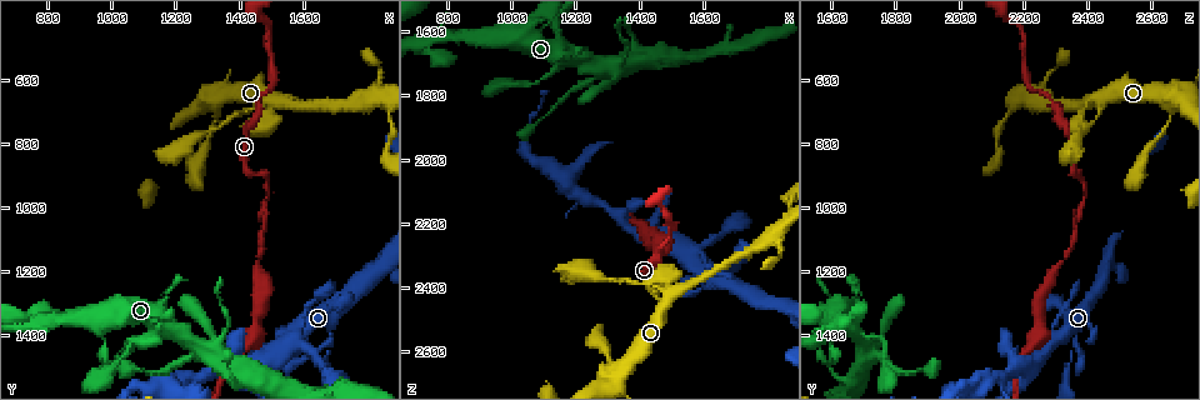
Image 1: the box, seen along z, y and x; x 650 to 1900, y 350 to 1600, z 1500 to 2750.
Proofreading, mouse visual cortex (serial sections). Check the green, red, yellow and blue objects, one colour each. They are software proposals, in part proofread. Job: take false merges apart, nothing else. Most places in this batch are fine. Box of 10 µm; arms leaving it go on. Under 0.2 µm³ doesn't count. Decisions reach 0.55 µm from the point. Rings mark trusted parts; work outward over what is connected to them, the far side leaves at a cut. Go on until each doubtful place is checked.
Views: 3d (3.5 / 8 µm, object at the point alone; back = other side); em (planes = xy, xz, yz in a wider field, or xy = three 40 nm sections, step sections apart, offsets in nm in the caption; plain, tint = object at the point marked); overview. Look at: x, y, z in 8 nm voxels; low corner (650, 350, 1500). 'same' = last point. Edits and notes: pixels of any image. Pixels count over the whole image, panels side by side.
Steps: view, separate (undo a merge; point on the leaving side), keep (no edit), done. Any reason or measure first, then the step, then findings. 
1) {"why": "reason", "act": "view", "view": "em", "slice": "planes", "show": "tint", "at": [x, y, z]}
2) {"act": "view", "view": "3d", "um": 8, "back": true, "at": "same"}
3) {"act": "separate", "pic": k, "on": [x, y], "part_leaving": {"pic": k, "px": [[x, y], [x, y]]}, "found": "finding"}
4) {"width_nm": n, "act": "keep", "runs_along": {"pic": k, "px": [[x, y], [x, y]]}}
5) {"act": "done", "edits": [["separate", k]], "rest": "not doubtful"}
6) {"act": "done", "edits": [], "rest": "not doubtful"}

{"why": "arms part here", "act": "view", "view": "3d", "um": 3.5, "at": [1500, 650, 2420]}

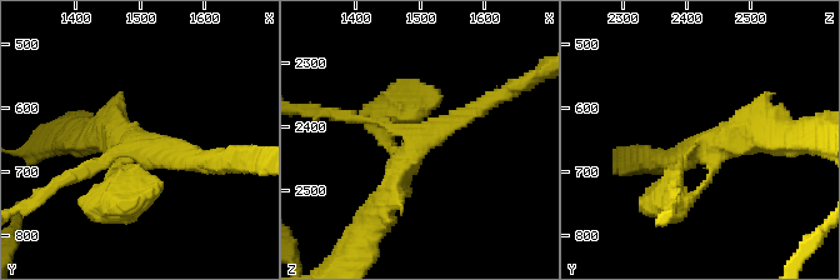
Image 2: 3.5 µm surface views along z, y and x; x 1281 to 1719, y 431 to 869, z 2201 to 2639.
{"act": "view", "view": "em", "slice": "xy", "step": 5, "show": "tint", "at": [1500, 655, 2425]}

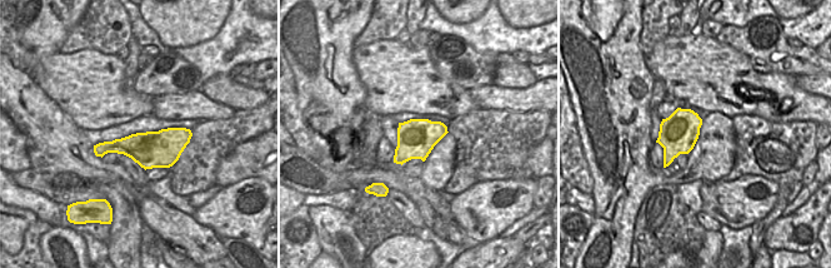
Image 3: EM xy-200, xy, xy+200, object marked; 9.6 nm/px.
{"width_nm": 380, "act": "keep", "runs_along": {"pic": 2, "px": [[380, 209], [415, 144], [488, 103]]}, "found": "all the same cell"}

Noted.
{"why": "three arms meet", "act": "view", "view": "3d", "um": 8, "at": [1300, 1520, 2140]}

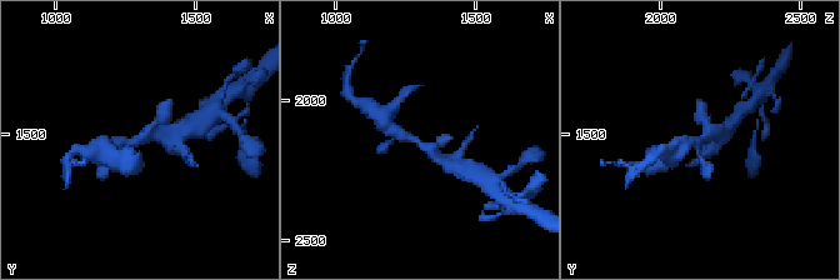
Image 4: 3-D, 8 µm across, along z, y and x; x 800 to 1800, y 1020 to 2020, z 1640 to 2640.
{"why": "shape alone is not enough", "act": "view", "view": "em", "slice": "xy", "step": 1, "show": "tint", "at": "same"}

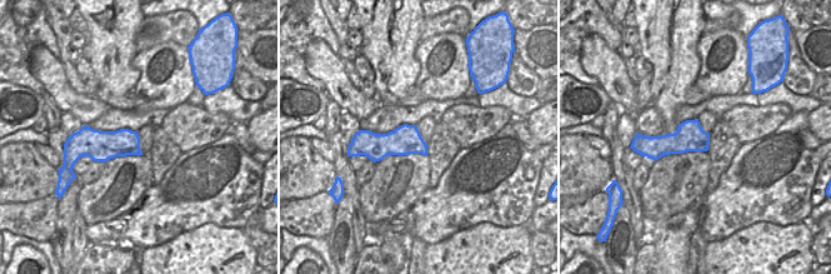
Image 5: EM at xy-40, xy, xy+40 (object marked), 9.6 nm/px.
{"act": "keep", "found": "all the same cell"}

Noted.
{"why": "abrupt turn", "act": "view", "view": "3d", "um": 8, "at": [740, 1360, 1630]}

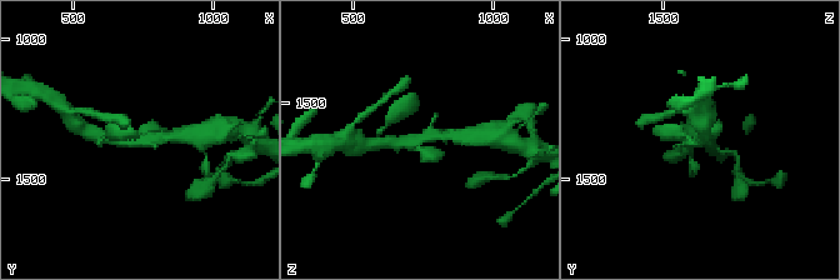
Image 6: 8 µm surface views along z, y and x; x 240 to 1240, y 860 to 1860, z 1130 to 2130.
{"act": "view", "view": "3d", "um": 3.5, "at": "same"}

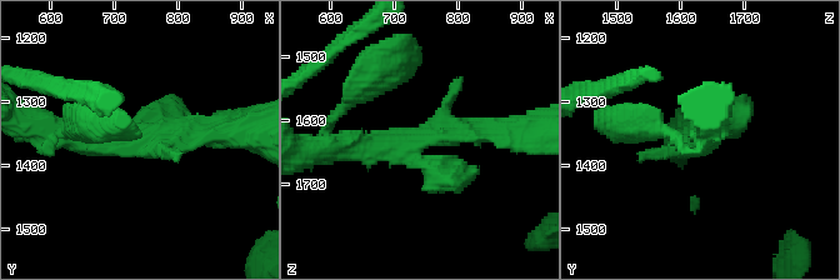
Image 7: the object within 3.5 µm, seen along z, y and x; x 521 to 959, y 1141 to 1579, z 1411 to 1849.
{"act": "view", "view": "em", "slice": "xy", "step": 2, "show": "tint", "at": [745, 1355, 1630]}

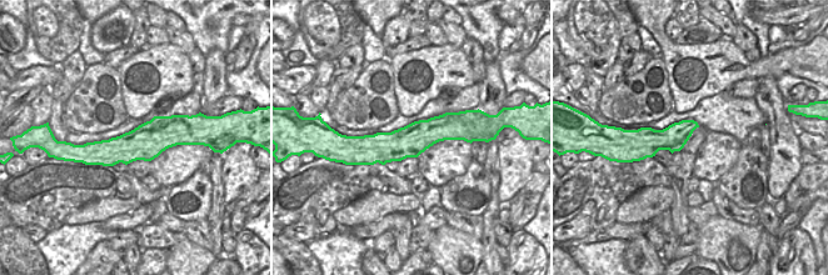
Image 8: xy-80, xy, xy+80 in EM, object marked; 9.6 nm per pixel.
{"act": "keep", "runs_along": {"pic": 8, "px": [[465, 131], [358, 146]]}, "found": "one cell here"}

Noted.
{"act": "done", "edits": [], "rest": "not doubtful"}

